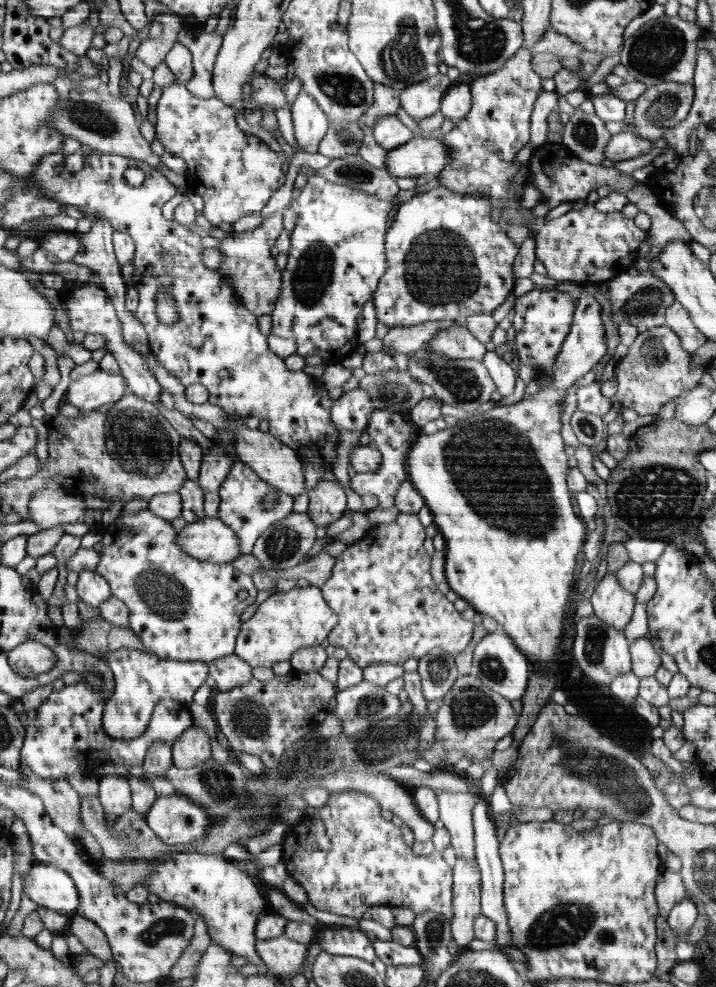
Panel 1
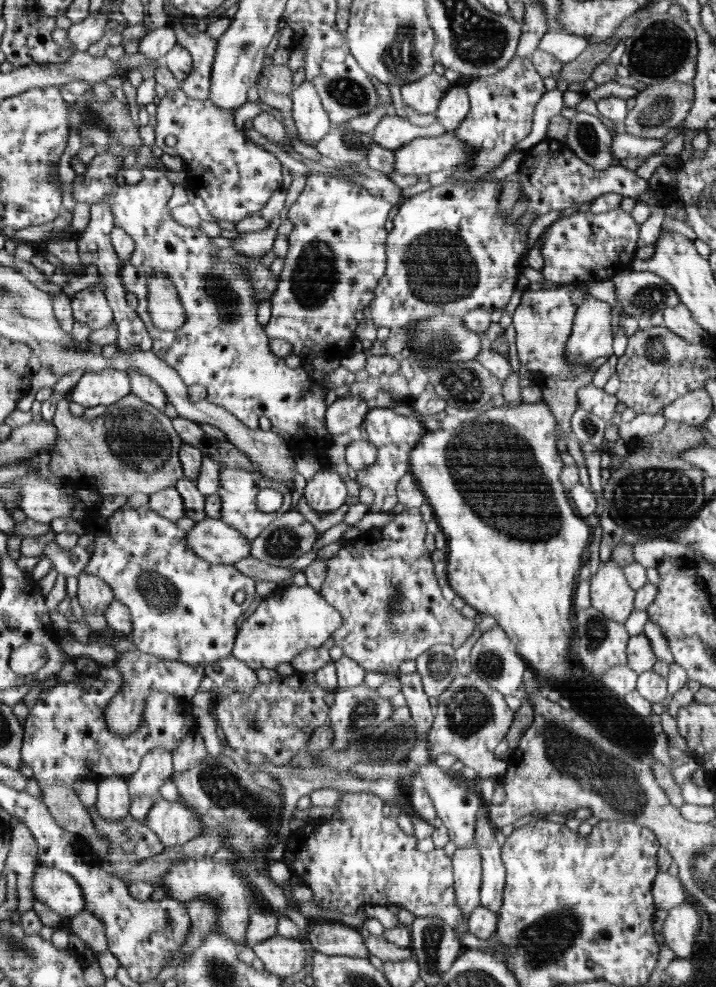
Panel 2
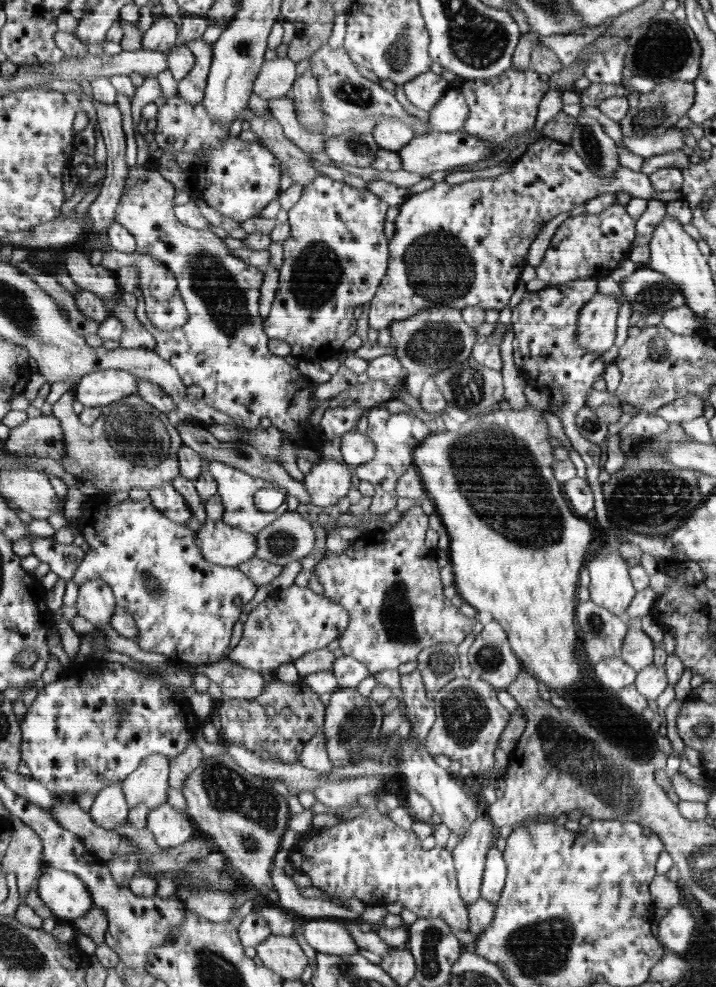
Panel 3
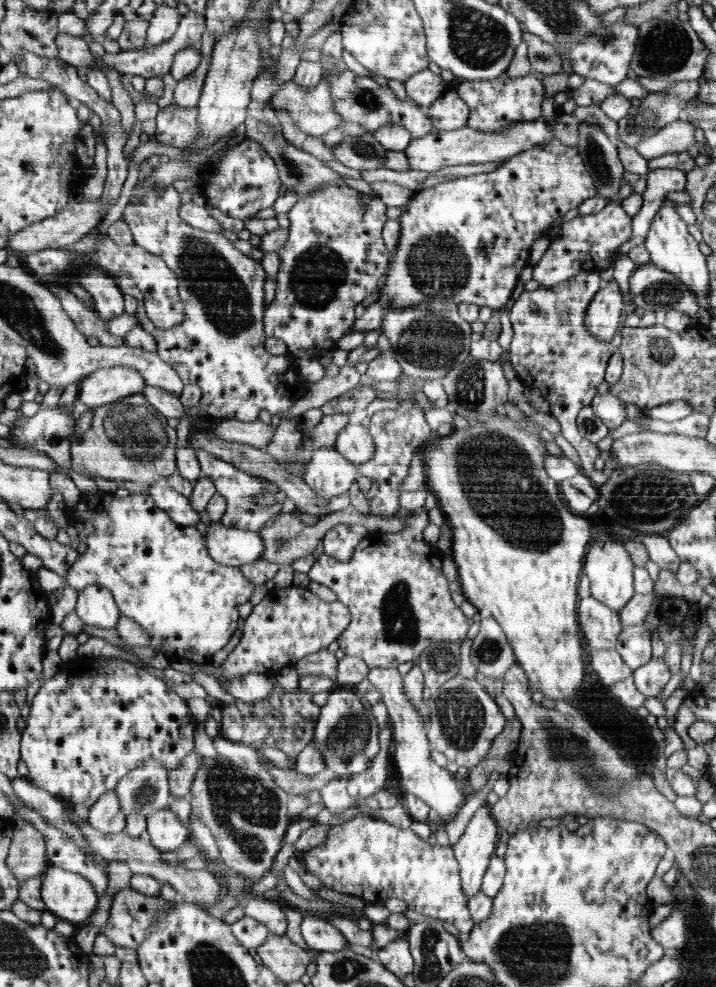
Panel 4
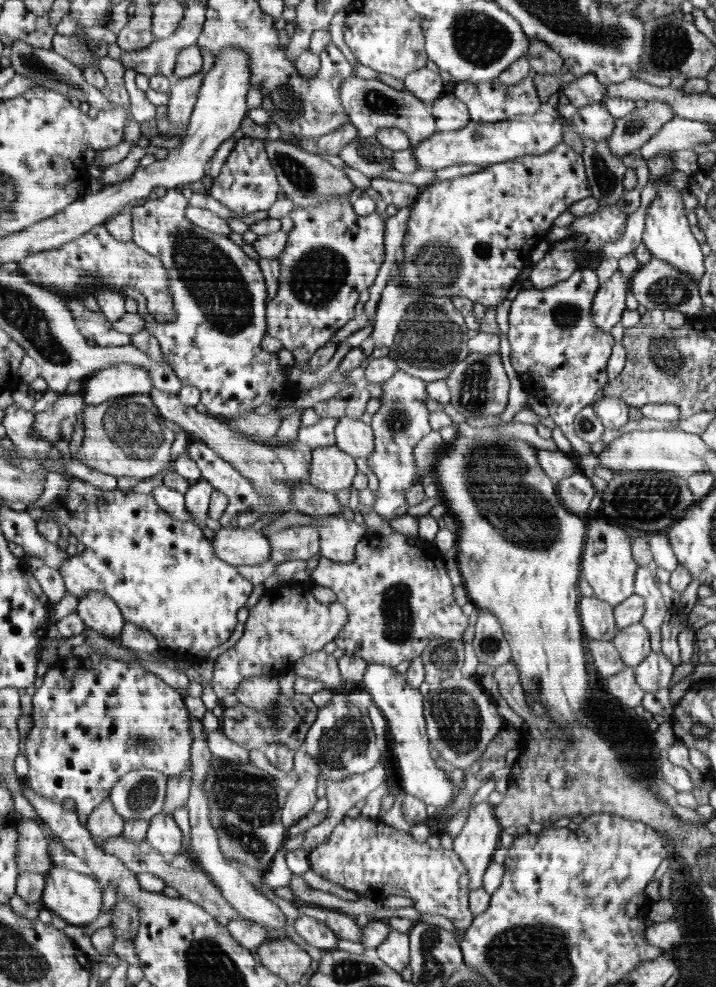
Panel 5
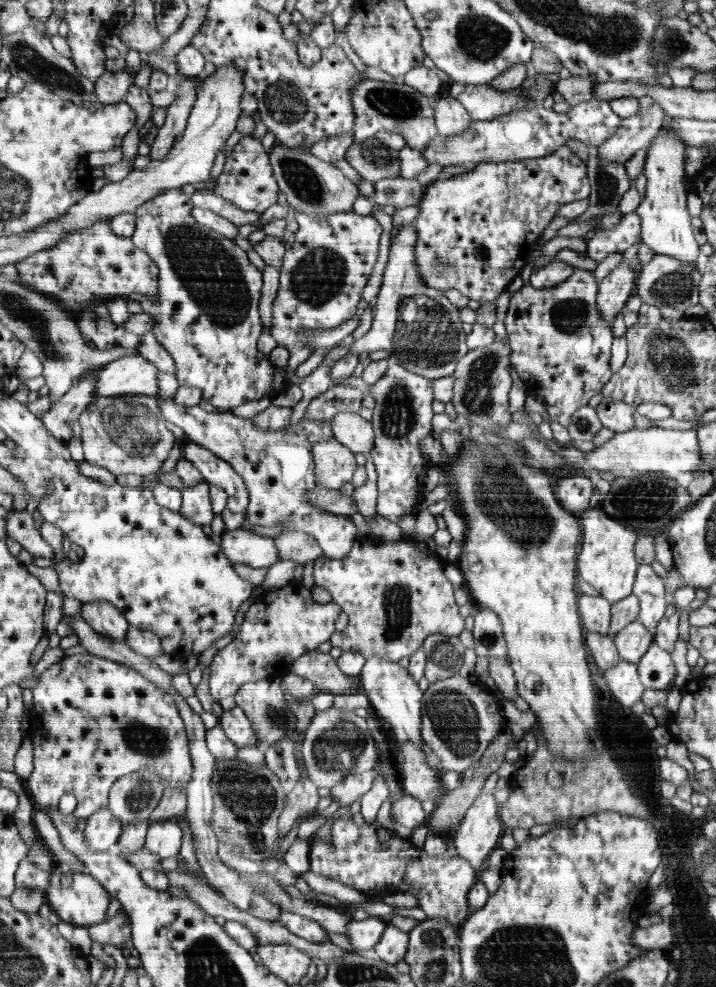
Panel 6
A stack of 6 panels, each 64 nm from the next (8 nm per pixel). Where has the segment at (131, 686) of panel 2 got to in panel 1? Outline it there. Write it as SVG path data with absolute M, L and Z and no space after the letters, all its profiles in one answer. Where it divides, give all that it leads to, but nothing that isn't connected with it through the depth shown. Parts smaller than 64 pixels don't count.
M126 648L102 654L106 654L102 660L110 667L114 679L114 692L106 699L102 710L102 729L118 739L134 739L142 735L160 699L192 703L194 694L210 674L208 663L199 660L164 660Z

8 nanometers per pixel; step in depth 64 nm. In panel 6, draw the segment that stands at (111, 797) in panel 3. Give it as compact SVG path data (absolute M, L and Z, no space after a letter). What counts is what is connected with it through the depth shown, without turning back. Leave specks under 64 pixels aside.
M108 807L87 817L82 830L87 846L99 854L113 851L123 832L123 825Z

